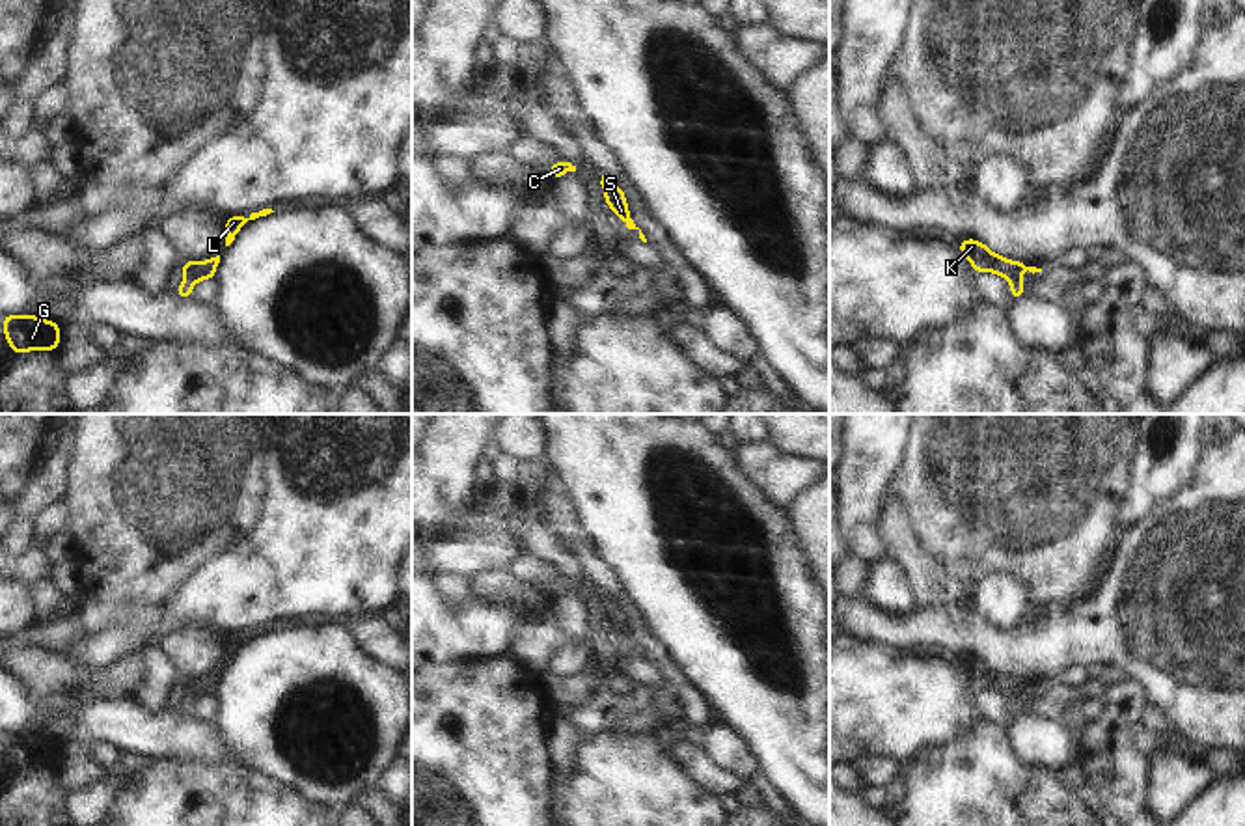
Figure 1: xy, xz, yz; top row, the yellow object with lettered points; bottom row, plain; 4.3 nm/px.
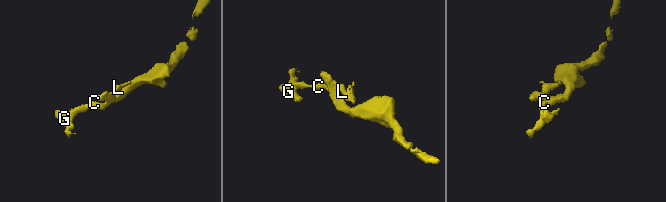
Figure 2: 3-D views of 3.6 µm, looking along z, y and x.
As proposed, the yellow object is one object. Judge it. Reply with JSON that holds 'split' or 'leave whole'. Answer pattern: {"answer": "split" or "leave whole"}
{"answer": "leave whole"}

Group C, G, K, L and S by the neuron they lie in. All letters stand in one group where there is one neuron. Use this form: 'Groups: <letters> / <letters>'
Groups: C G K L S.

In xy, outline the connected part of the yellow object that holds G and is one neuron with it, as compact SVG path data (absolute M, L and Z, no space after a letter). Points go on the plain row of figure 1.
M11 731L4 733L2 746L17 776L26 768L58 768L62 744L54 738Z

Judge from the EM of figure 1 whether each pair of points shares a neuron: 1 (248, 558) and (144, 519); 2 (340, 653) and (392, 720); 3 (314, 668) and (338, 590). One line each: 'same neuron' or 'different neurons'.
1: different neurons
2: same neuron
3: different neurons

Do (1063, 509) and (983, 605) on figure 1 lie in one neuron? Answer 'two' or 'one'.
two

